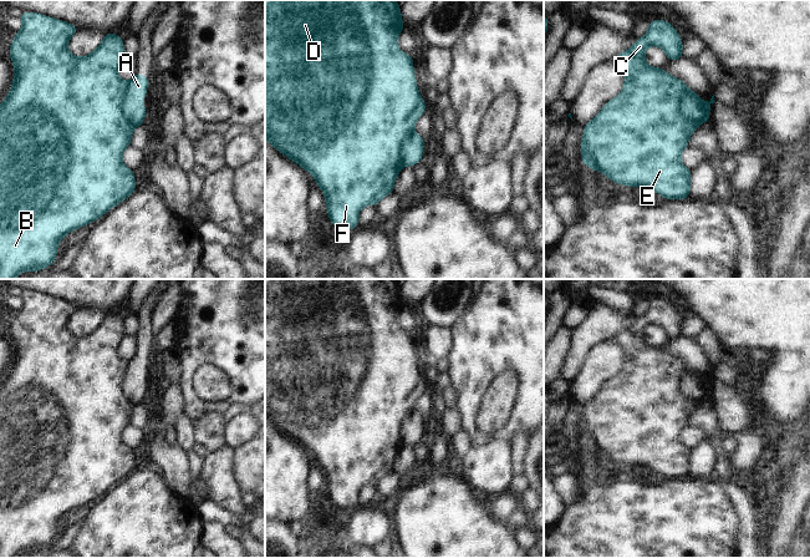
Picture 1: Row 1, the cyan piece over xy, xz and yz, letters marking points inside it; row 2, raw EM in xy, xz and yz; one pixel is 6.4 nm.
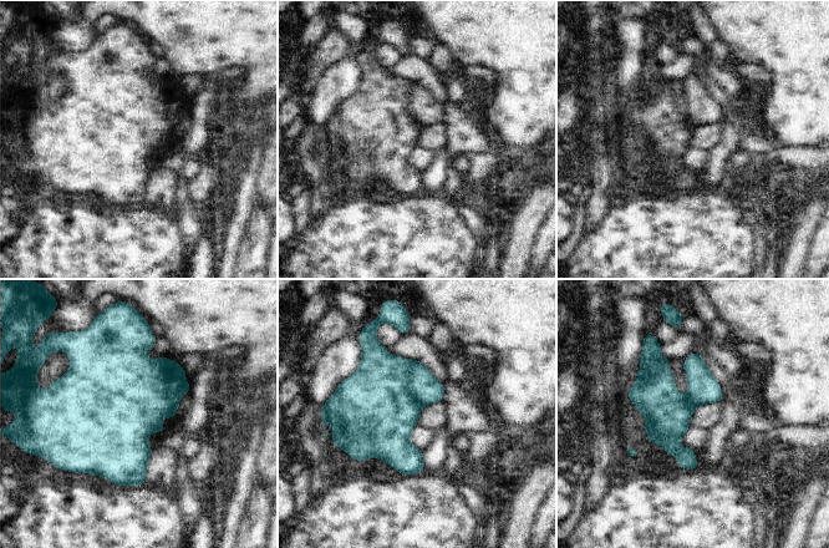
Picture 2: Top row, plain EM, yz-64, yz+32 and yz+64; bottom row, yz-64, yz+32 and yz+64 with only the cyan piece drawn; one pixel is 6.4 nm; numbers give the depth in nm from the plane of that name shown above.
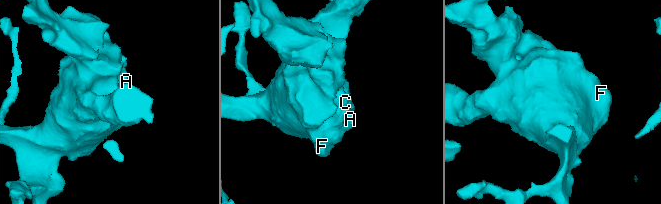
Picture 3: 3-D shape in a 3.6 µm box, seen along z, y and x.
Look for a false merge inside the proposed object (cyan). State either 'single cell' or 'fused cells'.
fused cells

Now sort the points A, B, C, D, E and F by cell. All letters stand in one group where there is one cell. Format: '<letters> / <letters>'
A / B C D E F

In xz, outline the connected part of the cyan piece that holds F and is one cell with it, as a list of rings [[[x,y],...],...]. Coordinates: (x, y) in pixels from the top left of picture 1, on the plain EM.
[[[265,279],[265,418],[268,418],[277,430],[300,443],[305,450],[314,453],[314,458],[326,473],[327,494],[331,502],[342,509],[351,509],[358,504],[358,491],[365,485],[376,485],[386,473],[393,472],[393,462],[403,446],[401,441],[401,423],[402,420],[413,411],[413,405],[418,396],[426,390],[426,380],[421,377],[418,366],[416,364],[416,354],[413,351],[413,336],[406,334],[397,328],[397,316],[404,308],[401,298],[399,284],[394,279]]]

